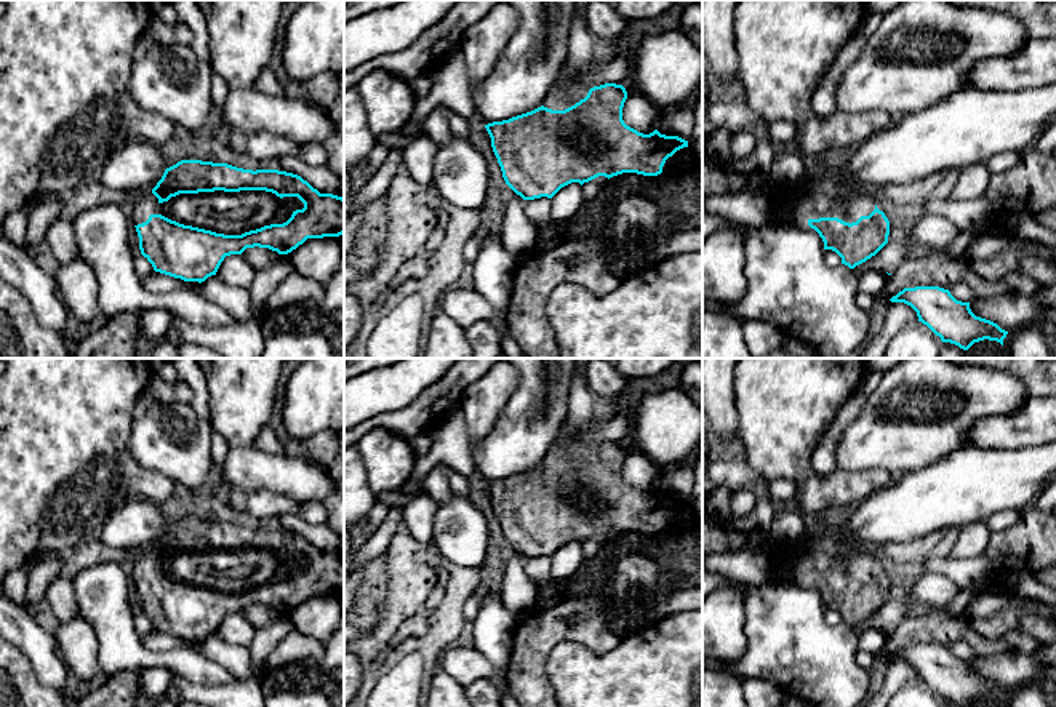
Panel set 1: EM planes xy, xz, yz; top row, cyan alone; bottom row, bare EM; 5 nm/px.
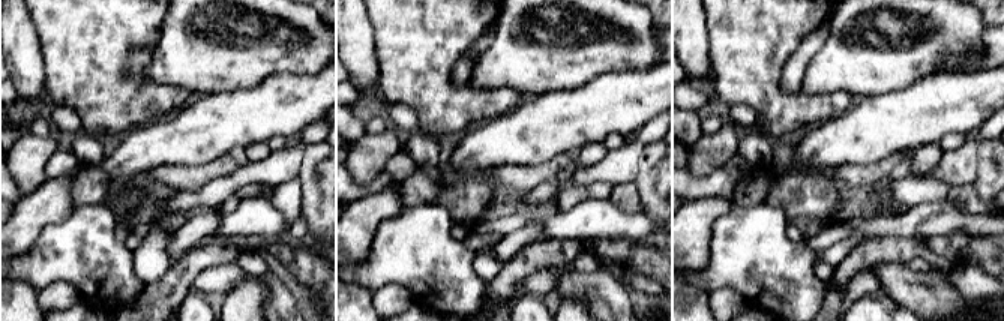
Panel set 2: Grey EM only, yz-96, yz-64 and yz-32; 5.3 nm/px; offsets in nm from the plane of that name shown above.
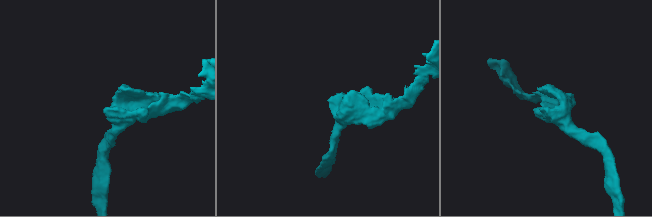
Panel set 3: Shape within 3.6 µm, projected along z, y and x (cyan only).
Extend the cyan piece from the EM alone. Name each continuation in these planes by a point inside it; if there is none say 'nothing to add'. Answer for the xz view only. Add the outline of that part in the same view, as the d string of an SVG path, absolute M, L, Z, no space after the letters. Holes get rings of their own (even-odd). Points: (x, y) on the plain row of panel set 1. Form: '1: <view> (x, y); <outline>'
1: xz (557, 458); M587 433L573 438L565 449L562 448L562 443L557 440L547 453L542 464L552 469L565 469L584 457L589 448L590 443Z

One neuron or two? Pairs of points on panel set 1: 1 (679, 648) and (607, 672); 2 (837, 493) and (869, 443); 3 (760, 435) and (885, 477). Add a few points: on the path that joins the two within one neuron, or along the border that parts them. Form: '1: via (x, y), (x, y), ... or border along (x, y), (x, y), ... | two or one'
1: via (661, 666), (655, 672), (624, 672) | one
2: border along (837, 466), (847, 471), (887, 469), (890, 472) | two
3: via (791, 461), (815, 485), (855, 485) | one

